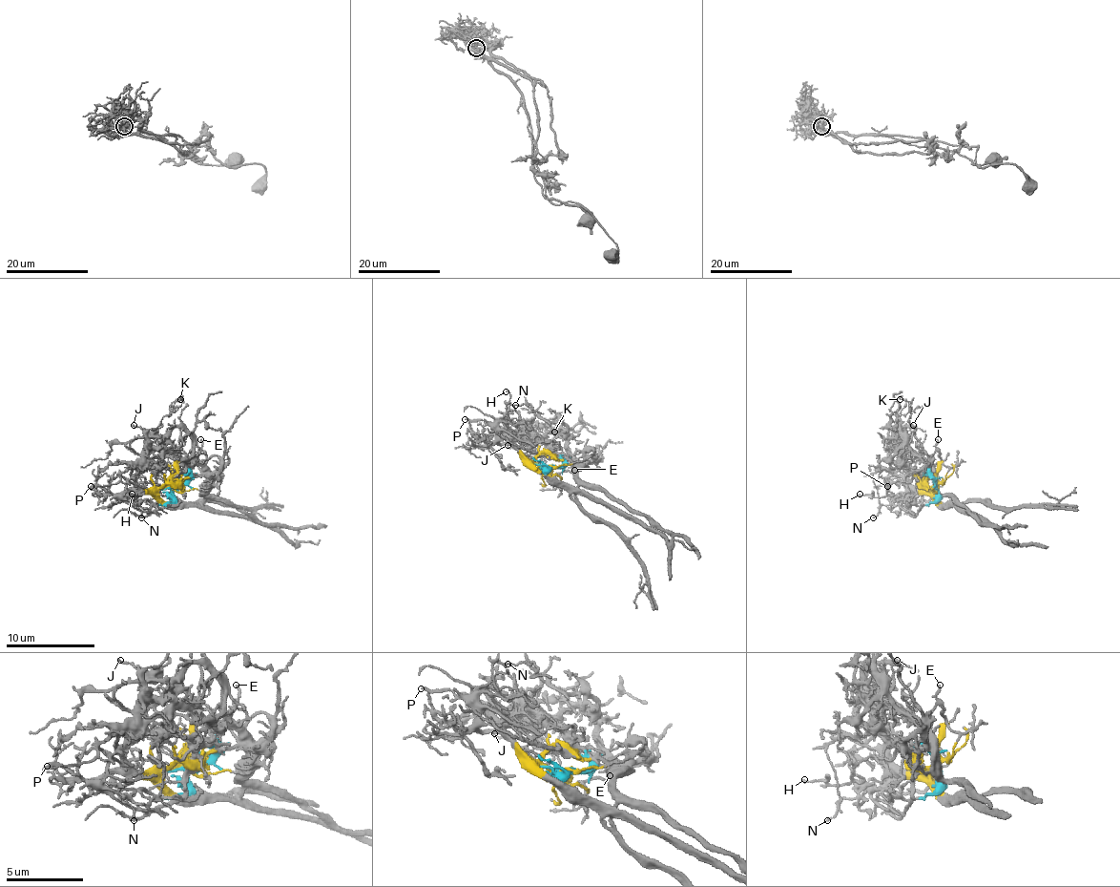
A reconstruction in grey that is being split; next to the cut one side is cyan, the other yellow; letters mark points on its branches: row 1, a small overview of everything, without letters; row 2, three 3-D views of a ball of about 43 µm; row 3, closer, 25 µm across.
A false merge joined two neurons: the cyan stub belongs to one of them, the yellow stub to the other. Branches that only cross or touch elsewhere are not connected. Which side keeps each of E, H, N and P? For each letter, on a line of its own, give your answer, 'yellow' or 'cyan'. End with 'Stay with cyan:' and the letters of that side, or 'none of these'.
E: yellow
H: yellow
N: yellow
P: yellow
Stay with cyan: none of these

